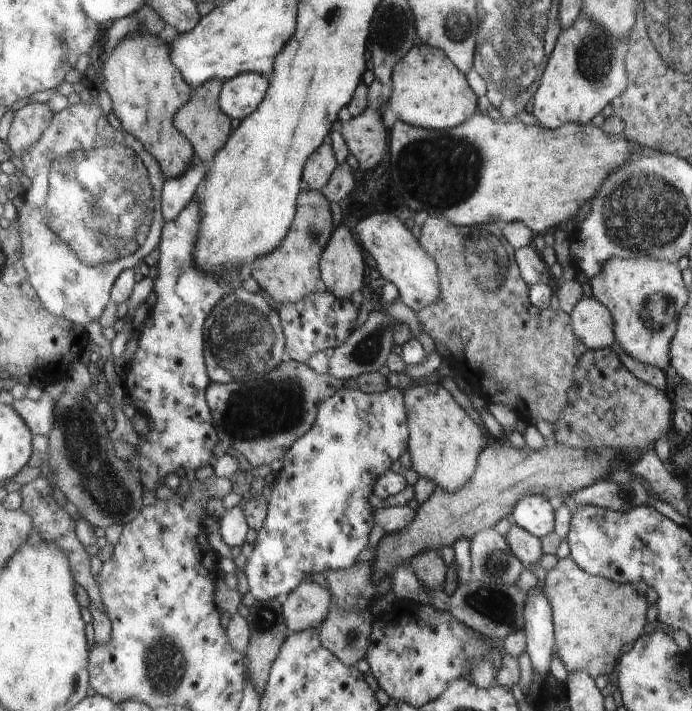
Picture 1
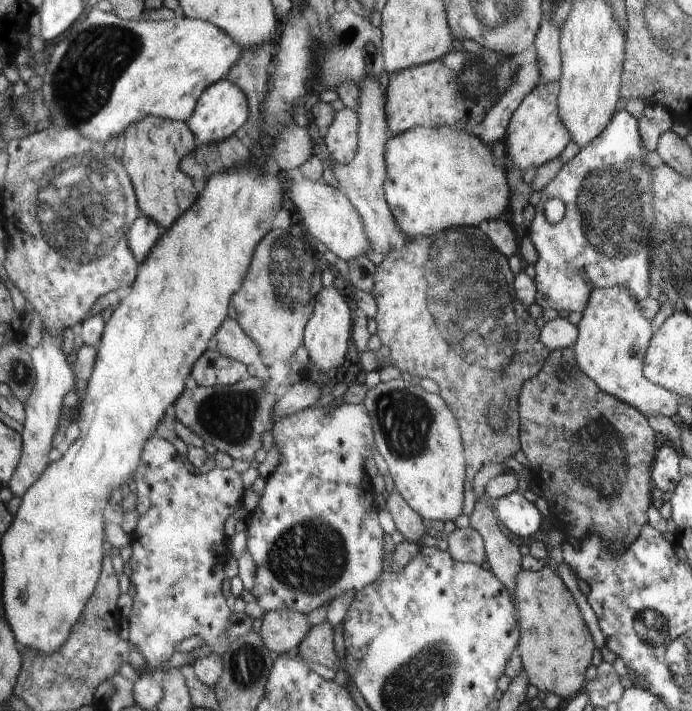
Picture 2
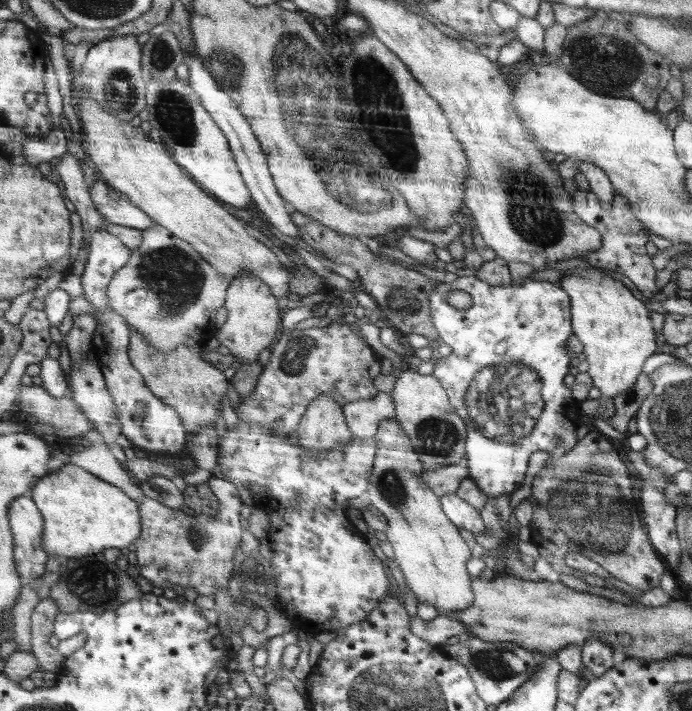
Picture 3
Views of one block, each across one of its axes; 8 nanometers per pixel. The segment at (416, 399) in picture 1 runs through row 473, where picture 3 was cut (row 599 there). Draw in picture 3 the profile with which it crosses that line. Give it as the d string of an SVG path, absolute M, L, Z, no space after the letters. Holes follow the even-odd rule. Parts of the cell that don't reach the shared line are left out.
M395 418L383 421L374 436L377 441L377 461L373 466L373 472L369 477L369 489L366 490L365 498L372 506L375 506L385 518L388 529L383 533L384 537L394 549L394 560L398 563L410 586L410 590L416 594L418 602L428 602L436 608L438 616L450 616L456 610L464 610L474 602L474 594L470 588L470 550L466 542L462 540L456 525L444 516L440 498L430 488L420 482L422 464L413 450L409 436L398 427Z

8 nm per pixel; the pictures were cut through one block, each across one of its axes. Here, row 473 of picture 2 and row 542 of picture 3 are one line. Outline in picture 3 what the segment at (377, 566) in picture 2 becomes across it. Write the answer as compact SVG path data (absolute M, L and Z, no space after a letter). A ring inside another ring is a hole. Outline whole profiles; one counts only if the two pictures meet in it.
M240 421L233 430L227 430L220 442L222 444L218 446L218 464L227 475L226 480L236 487L249 483L263 493L261 506L270 516L266 537L274 542L274 556L270 558L272 568L269 571L275 578L280 610L292 625L312 636L327 630L337 632L356 622L364 622L374 608L381 606L390 582L384 564L366 544L366 536L356 536L358 532L346 520L344 510L350 506L349 499L363 498L369 489L369 477L378 451L375 438L352 440L347 446L328 453L310 453L299 445L292 445L289 440L277 440L262 426L245 421Z

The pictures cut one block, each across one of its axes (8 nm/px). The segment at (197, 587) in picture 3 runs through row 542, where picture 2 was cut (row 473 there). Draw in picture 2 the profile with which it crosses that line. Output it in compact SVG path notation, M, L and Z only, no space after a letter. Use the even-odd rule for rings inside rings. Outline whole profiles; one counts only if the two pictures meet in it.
M154 434L145 442L133 478L138 497L135 509L139 512L139 520L130 534L133 550L130 579L136 590L128 614L130 648L138 651L152 669L162 669L184 638L190 636L201 636L203 644L212 645L213 652L222 655L230 642L227 638L230 608L222 594L224 564L228 558L224 544L224 522L236 510L244 492L240 473L234 468L215 467L206 473L194 474L186 467L172 443Z

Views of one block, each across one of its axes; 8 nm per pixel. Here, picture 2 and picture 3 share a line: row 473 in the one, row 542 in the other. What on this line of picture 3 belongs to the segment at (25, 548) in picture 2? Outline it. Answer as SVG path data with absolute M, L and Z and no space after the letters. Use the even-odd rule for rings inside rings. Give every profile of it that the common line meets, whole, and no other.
M66 465L56 473L47 475L33 488L33 499L44 513L46 524L44 534L45 550L51 556L62 556L67 559L81 558L86 554L96 554L110 548L124 549L141 536L140 506L128 498L125 492L105 482L86 468L78 465Z

